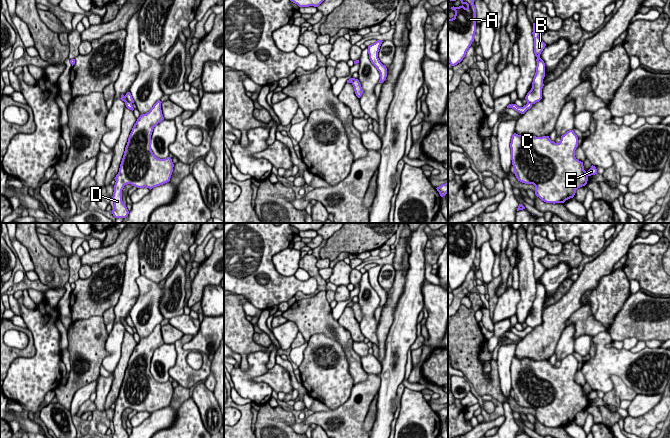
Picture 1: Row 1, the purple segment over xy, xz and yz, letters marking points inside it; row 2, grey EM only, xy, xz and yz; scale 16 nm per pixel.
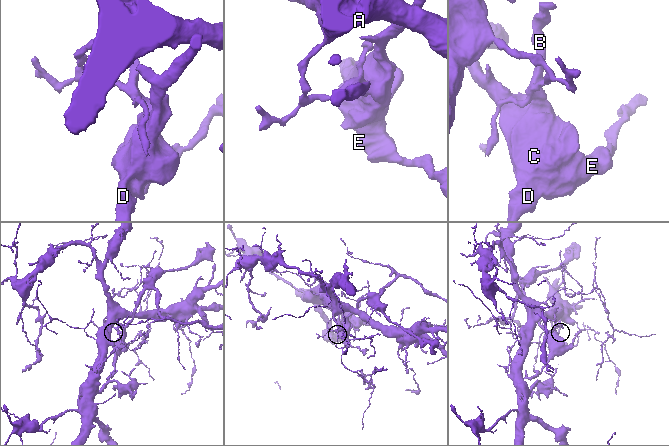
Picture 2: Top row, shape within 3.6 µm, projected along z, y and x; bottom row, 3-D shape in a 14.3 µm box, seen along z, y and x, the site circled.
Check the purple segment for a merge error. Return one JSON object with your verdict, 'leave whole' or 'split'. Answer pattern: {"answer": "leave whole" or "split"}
{"answer": "split"}

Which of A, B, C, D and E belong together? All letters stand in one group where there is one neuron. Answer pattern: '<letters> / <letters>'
A / B C D E

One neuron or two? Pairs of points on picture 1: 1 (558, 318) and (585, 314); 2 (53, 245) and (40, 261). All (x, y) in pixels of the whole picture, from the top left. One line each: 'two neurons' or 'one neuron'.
1: two neurons
2: two neurons

